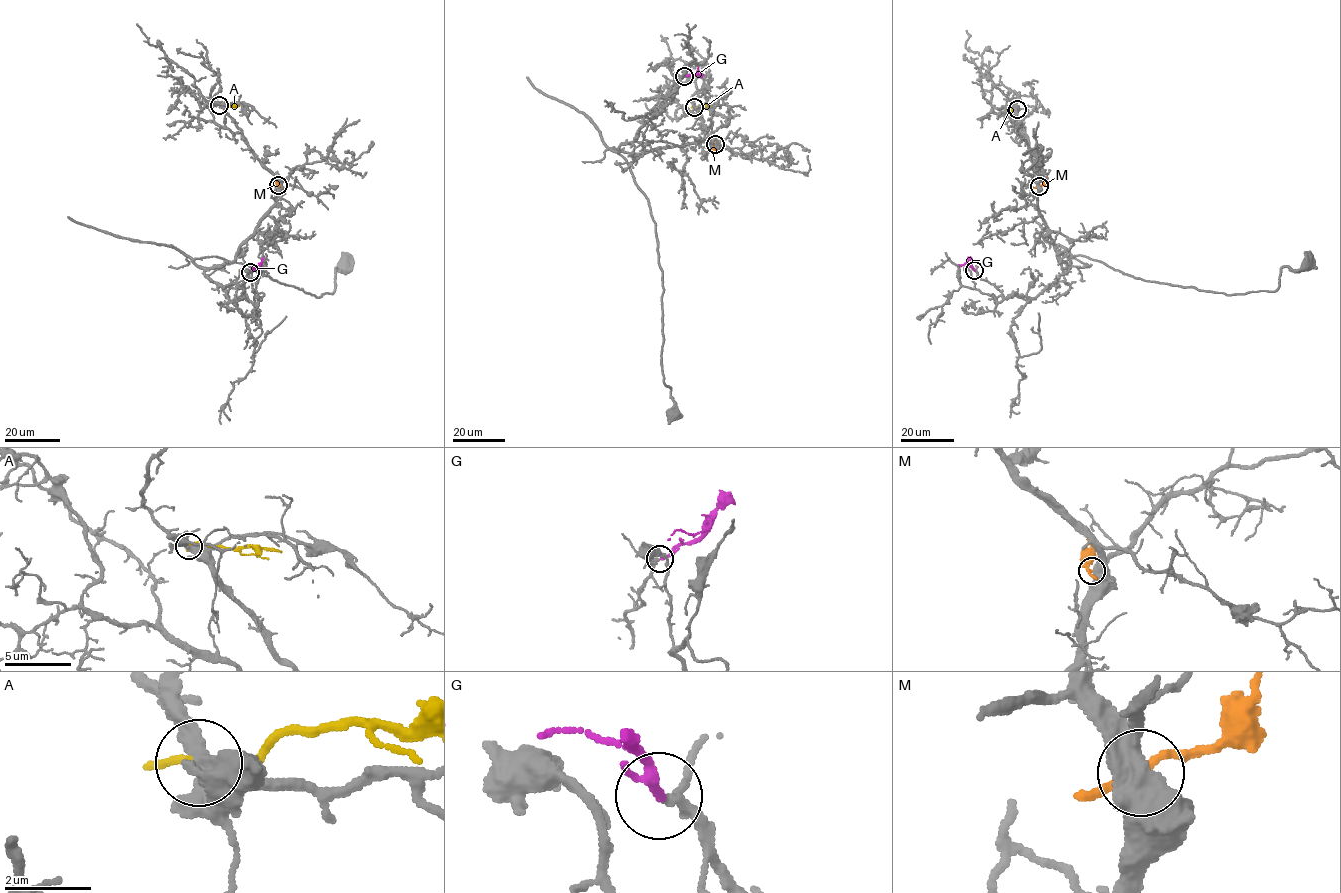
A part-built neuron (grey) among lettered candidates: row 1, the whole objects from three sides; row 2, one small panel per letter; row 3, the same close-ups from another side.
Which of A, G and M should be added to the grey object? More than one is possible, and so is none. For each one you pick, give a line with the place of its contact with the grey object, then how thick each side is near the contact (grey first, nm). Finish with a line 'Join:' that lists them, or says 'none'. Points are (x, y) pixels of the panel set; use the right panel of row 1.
G: (974, 270) | 130/150 nm
Join: G

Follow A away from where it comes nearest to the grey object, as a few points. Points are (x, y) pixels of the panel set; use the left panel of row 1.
A: (219, 105), (239, 106)

